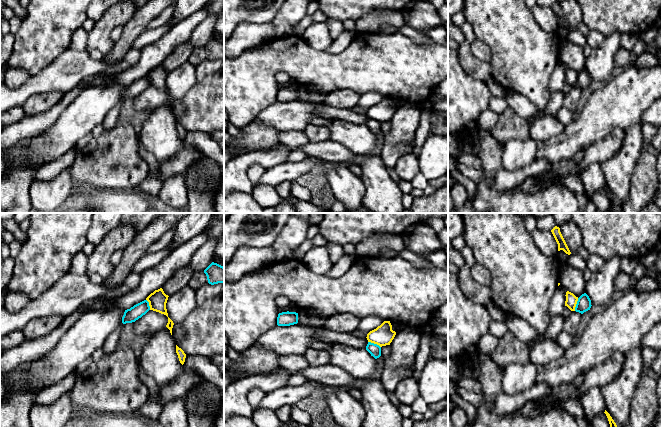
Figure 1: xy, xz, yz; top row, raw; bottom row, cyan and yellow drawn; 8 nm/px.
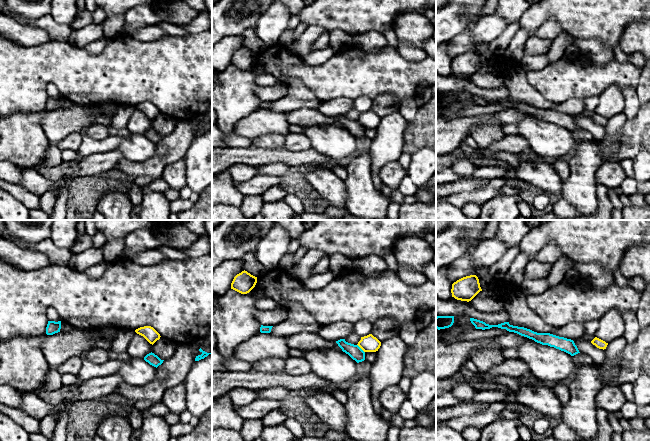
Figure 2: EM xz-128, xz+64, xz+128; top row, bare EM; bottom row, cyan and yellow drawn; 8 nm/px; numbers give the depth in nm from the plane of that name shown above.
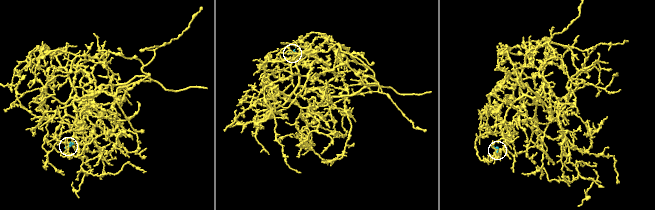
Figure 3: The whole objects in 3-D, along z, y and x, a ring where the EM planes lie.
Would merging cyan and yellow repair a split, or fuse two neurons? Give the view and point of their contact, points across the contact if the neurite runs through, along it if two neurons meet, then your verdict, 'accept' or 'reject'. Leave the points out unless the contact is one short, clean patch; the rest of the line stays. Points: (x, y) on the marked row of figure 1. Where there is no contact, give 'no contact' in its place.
xz (374, 344) | along xz (368, 341), (380, 347) | reject

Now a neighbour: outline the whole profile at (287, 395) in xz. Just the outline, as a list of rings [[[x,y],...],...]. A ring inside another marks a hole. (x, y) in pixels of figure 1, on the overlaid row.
[[[306,381],[297,387],[284,386],[266,393],[256,408],[276,411],[282,406],[295,405],[298,401],[323,386],[323,383],[317,381]]]

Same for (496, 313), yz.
[[[492,301],[486,305],[487,310],[489,311],[492,320],[504,320],[505,315],[502,313],[502,310],[496,306]]]

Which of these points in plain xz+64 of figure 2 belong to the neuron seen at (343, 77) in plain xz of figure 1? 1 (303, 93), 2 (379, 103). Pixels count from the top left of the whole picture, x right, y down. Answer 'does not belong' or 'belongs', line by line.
1: does not belong
2: does not belong

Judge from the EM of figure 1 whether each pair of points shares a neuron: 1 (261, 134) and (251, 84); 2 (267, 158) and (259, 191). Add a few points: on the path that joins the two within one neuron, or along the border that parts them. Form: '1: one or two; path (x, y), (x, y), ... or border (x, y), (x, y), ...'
1: two; border (254, 118), (240, 128)
2: two; border (254, 185), (250, 193)

